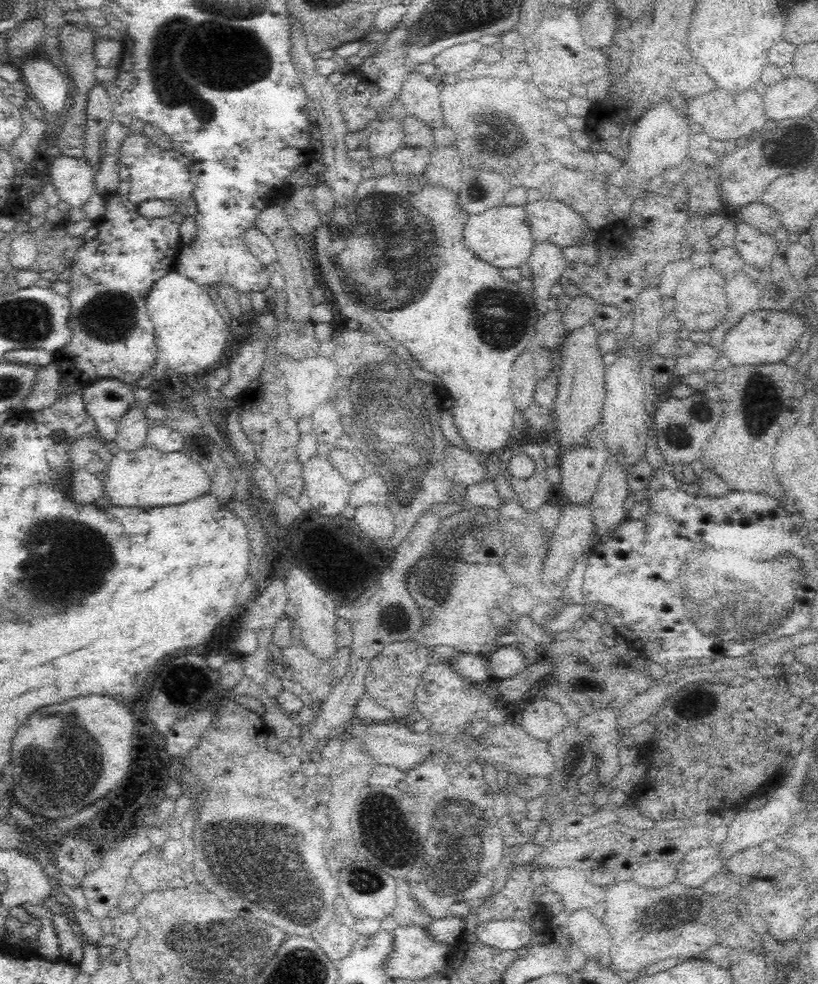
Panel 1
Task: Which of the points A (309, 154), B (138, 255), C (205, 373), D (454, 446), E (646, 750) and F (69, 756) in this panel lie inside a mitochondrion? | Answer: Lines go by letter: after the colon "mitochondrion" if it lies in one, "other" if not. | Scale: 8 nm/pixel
A: other
B: other
C: other
D: other
E: other
F: mitochondrion

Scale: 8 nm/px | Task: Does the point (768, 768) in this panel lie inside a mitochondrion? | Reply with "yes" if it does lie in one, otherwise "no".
no

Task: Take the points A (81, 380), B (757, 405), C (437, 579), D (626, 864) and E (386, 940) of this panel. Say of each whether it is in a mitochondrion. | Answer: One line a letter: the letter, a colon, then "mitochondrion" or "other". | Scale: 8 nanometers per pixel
A: other
B: mitochondrion
C: mitochondrion
D: other
E: other

